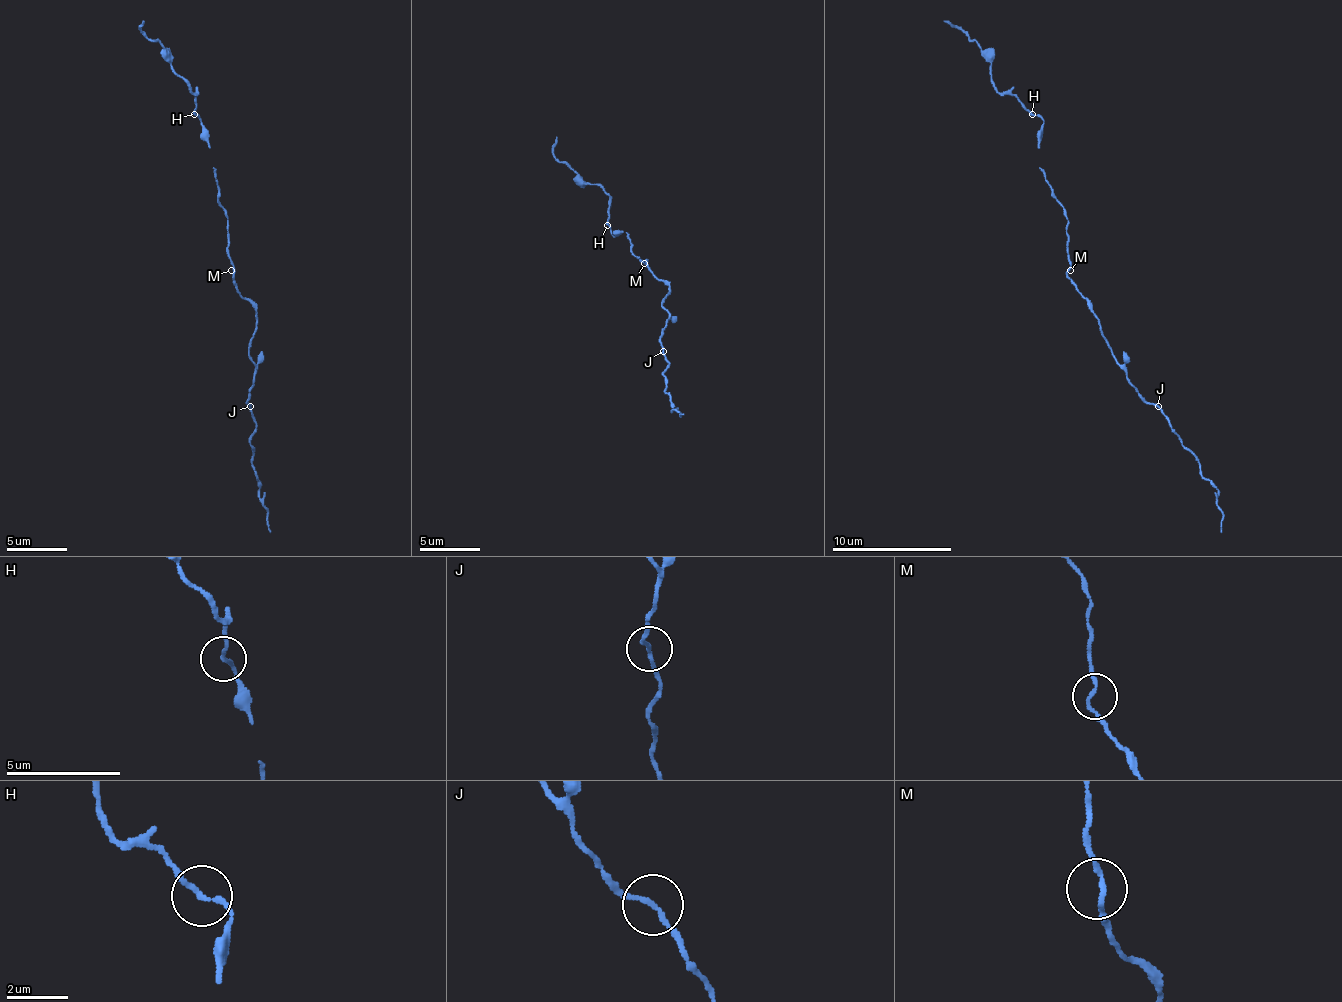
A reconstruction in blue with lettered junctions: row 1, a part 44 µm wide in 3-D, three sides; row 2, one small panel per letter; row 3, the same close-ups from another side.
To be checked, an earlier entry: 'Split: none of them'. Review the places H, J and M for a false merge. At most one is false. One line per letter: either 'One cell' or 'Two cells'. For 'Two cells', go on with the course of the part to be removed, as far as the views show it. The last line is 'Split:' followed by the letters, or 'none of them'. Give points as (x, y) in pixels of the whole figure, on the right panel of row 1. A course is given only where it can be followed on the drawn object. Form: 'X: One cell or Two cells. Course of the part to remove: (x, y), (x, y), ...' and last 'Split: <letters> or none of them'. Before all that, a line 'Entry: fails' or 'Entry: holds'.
Entry: holds
H: One cell
J: One cell
M: One cell
Split: none of them

